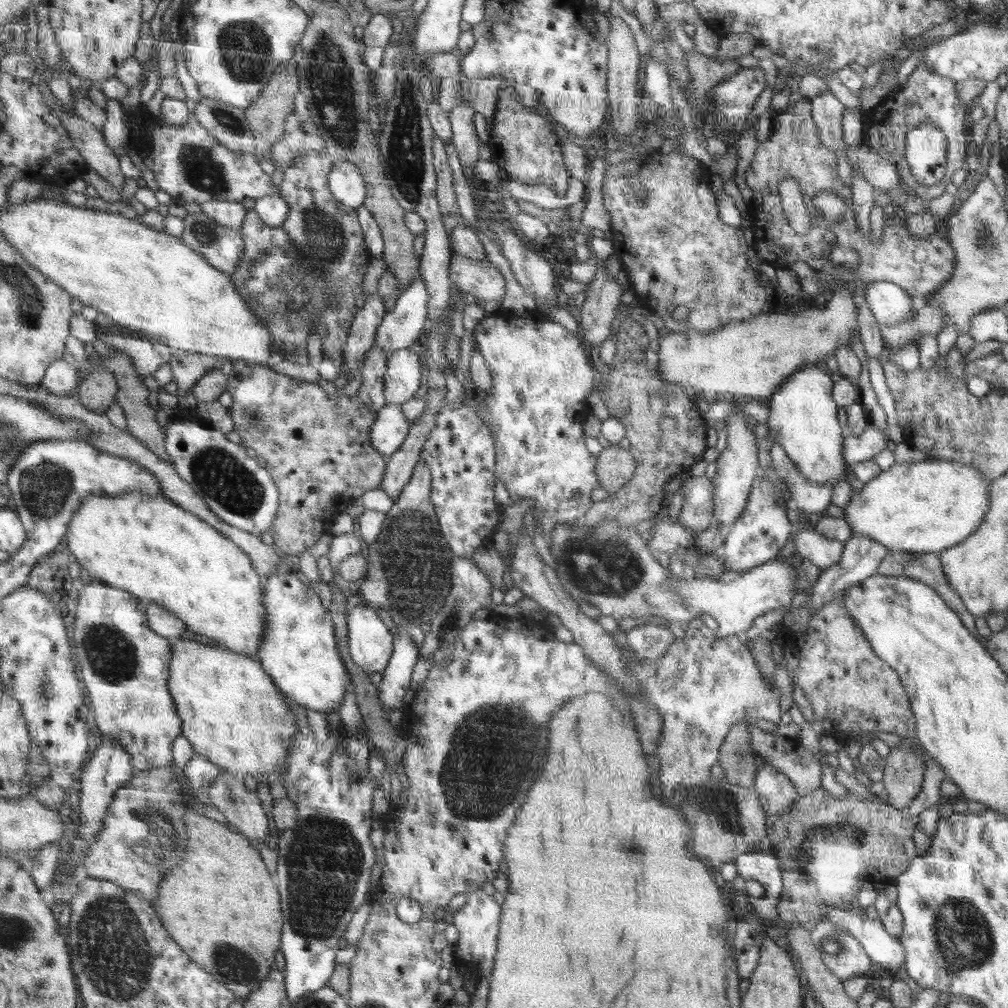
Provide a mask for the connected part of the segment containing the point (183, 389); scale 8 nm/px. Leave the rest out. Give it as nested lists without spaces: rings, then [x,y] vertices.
[[[175,349],[170,364],[175,372],[175,382],[178,385],[179,400],[190,395],[190,391],[214,369],[231,368],[234,358],[216,357],[211,354],[192,353],[184,349]]]

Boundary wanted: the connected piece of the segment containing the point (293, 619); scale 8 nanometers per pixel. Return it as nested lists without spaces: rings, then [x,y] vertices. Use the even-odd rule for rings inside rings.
[[[274,574],[263,579],[265,591],[266,630],[262,638],[261,650],[256,655],[262,666],[272,675],[279,690],[288,700],[306,706],[309,710],[318,711],[328,716],[331,712],[341,710],[344,704],[346,690],[352,687],[350,678],[346,674],[346,665],[340,659],[338,642],[334,637],[334,626],[332,620],[326,614],[326,608],[322,606],[318,594],[302,584],[294,574]]]

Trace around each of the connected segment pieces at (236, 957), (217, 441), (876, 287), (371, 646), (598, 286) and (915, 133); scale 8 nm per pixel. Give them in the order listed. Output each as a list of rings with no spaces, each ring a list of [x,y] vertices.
[[[192,805],[186,812],[186,824],[190,851],[182,866],[164,877],[153,908],[188,955],[240,998],[248,998],[254,982],[264,983],[269,977],[272,956],[281,944],[283,911],[276,884],[242,832],[200,814]]]
[[[176,418],[171,422],[165,422],[167,452],[171,455],[177,472],[187,480],[194,491],[210,506],[210,509],[227,520],[232,526],[246,530],[246,532],[261,536],[263,532],[273,528],[274,520],[277,520],[280,505],[280,492],[277,484],[272,482],[266,468],[260,468],[256,460],[246,456],[246,447],[234,444],[222,430],[208,428],[194,420],[182,420]]]
[[[889,282],[865,284],[864,298],[879,325],[896,325],[910,319],[919,302],[901,286]]]
[[[367,604],[350,606],[346,615],[346,624],[352,662],[367,673],[382,673],[384,669],[388,668],[389,660],[393,654],[393,633],[378,617],[376,609]]]
[[[604,264],[596,270],[594,280],[588,283],[583,304],[580,306],[582,326],[581,336],[589,347],[601,346],[610,335],[610,326],[615,318],[616,308],[620,306],[620,296],[625,292],[618,286],[615,278],[610,278]]]
[[[931,124],[918,125],[914,130],[906,132],[904,156],[910,173],[920,183],[931,187],[940,184],[941,178],[945,175],[946,168],[946,135],[936,126]]]

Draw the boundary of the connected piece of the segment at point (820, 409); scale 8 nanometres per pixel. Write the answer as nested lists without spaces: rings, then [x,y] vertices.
[[[804,366],[784,382],[768,400],[770,411],[766,425],[768,438],[759,439],[758,451],[764,463],[769,463],[769,451],[775,441],[786,452],[795,468],[810,482],[832,482],[836,485],[850,474],[844,454],[844,436],[836,418],[832,373],[825,366]]]

